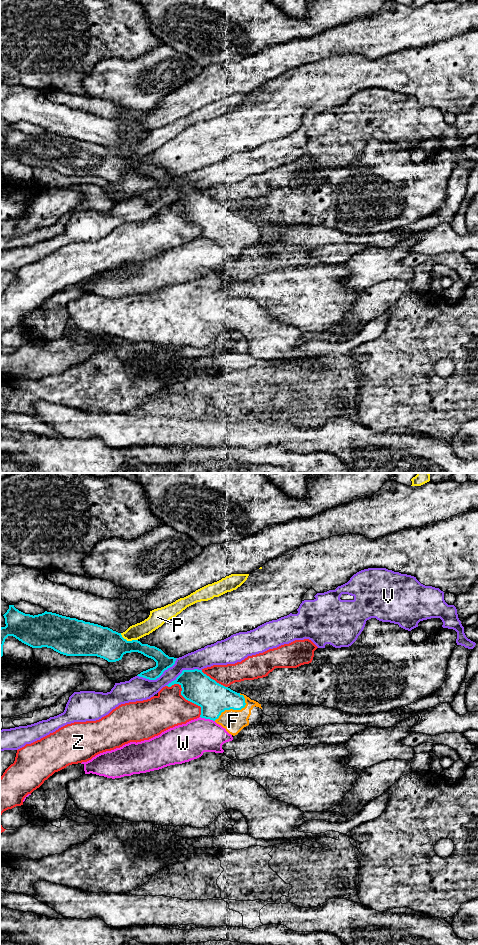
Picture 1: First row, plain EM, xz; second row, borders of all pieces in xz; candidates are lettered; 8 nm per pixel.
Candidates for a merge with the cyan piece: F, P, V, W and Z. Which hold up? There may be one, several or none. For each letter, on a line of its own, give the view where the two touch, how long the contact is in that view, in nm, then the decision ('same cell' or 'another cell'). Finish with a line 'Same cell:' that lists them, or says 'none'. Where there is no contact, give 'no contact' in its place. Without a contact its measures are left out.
F: xz | 320 nm | same cell
P: xz | 160 nm | another cell
V: xz | 360 nm | another cell
W: xz | 130 nm | another cell
Z: xz | 380 nm | another cell
Same cell: F

